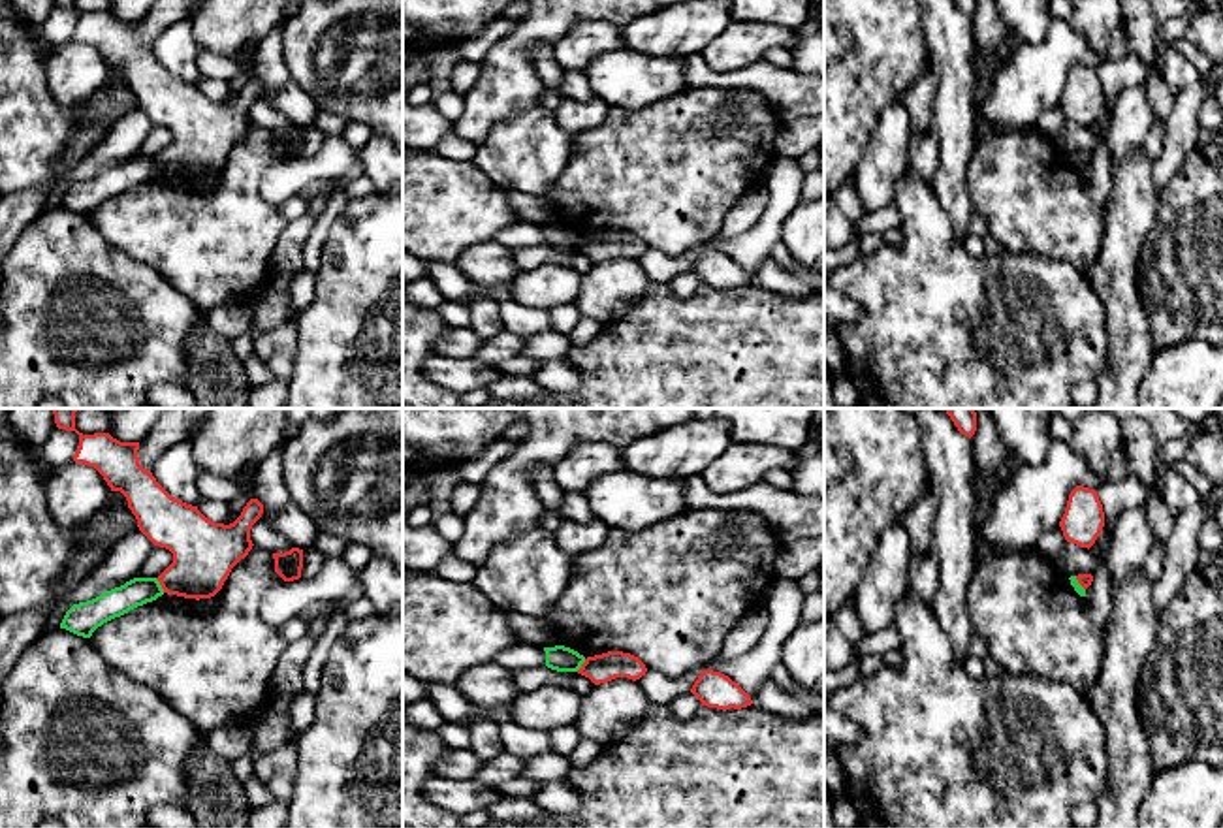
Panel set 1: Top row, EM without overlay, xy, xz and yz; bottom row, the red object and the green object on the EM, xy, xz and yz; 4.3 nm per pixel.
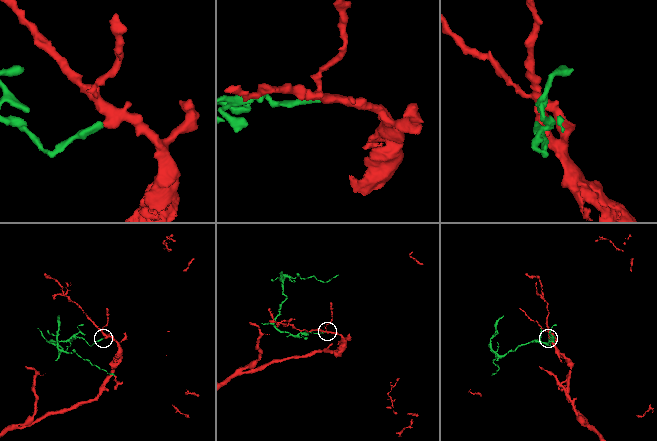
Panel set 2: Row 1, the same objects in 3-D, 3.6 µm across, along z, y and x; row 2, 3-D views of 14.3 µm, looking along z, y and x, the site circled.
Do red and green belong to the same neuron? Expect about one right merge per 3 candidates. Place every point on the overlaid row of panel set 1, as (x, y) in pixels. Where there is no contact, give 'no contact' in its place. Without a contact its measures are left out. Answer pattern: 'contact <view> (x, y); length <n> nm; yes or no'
contact xy (160, 584); length 80 nm; no

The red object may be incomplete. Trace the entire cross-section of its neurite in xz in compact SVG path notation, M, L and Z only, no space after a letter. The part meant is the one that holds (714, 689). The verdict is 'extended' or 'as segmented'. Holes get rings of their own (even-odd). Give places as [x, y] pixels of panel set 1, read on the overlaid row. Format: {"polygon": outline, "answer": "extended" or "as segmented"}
{"polygon": "M702 670L691 693L702 702L702 706L723 711L730 708L741 709L754 704L736 681L713 670Z", "answer": "as segmented"}

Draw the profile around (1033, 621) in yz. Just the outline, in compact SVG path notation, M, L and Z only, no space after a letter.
M975 472L973 489L977 559L971 583L967 587L967 612L971 615L973 632L977 632L986 642L988 657L993 659L1005 674L1035 674L1044 679L1069 683L1080 694L1089 694L1089 691L1097 685L1099 668L1104 659L1104 632L1089 619L1084 597L1074 591L1063 568L1042 557L1037 546L1020 553L993 555L988 551L978 533L978 527L990 516L992 502L997 491L990 491L984 480Z

